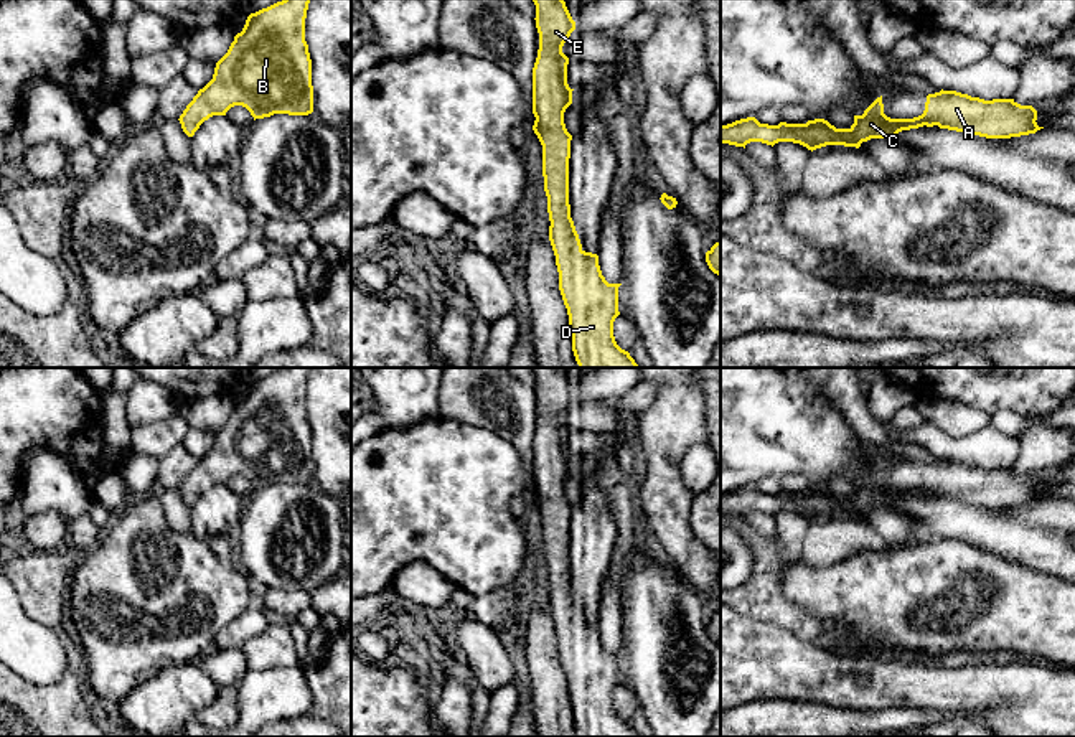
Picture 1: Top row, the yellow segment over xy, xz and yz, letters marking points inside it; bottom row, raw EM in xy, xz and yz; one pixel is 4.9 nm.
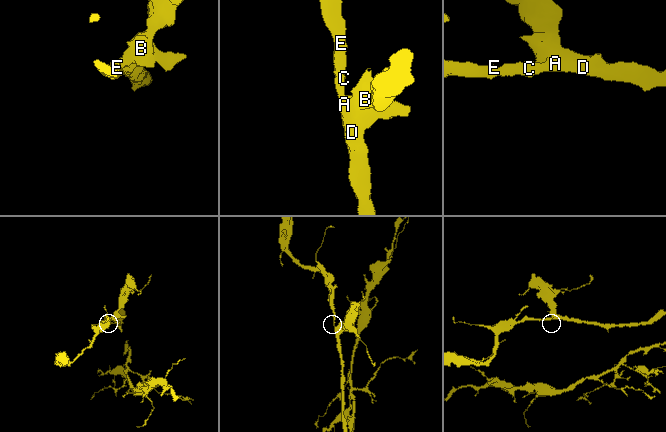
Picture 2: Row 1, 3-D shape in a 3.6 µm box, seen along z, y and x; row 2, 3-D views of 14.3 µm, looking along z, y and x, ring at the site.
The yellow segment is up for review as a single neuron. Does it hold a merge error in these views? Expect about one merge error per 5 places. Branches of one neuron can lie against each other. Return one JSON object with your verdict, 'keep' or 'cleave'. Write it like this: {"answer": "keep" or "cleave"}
{"answer": "keep"}

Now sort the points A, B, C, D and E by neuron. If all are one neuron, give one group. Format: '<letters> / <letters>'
A B C D E

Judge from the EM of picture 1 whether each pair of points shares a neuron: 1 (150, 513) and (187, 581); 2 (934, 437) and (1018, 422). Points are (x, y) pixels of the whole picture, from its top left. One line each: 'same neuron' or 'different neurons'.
1: same neuron
2: different neurons

